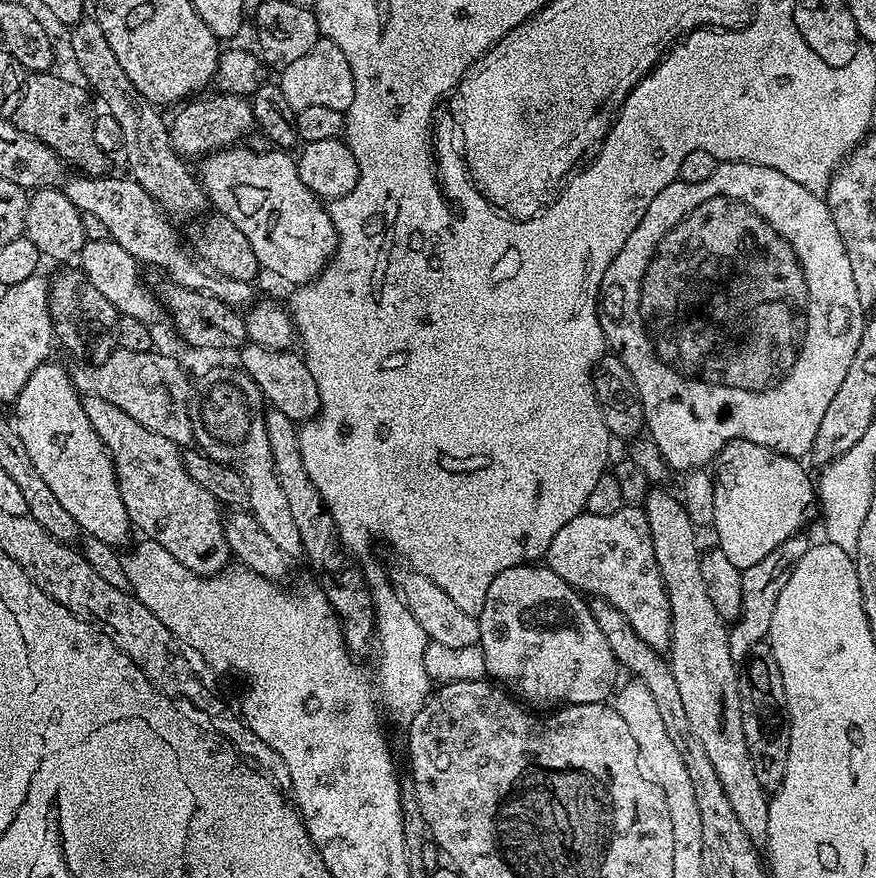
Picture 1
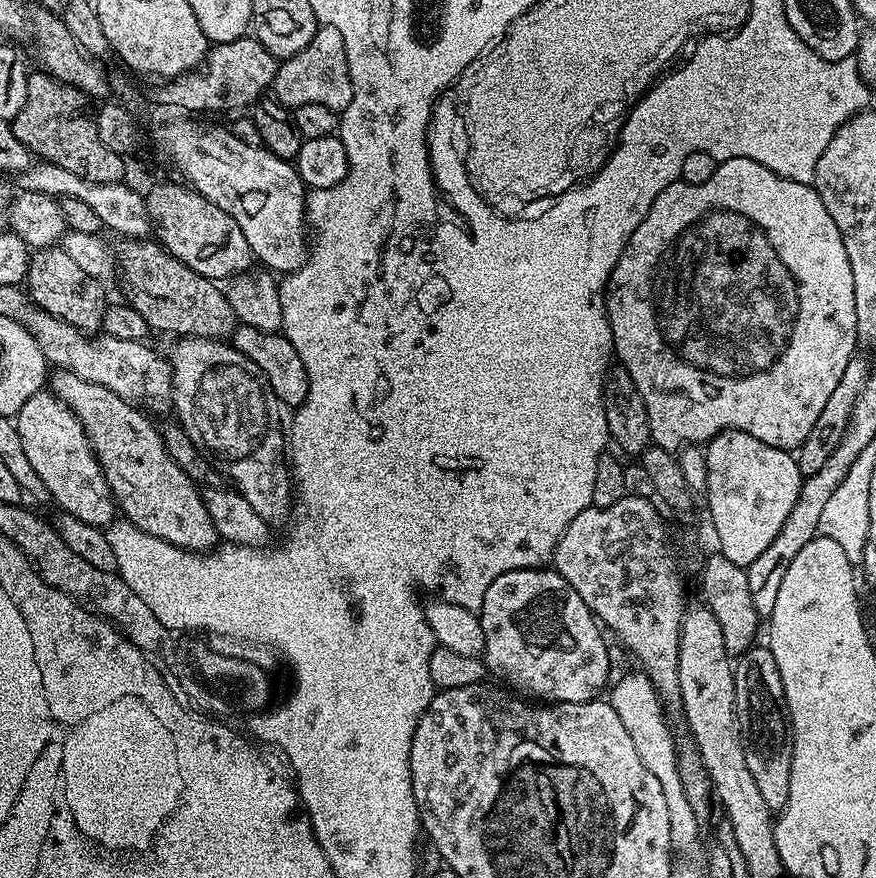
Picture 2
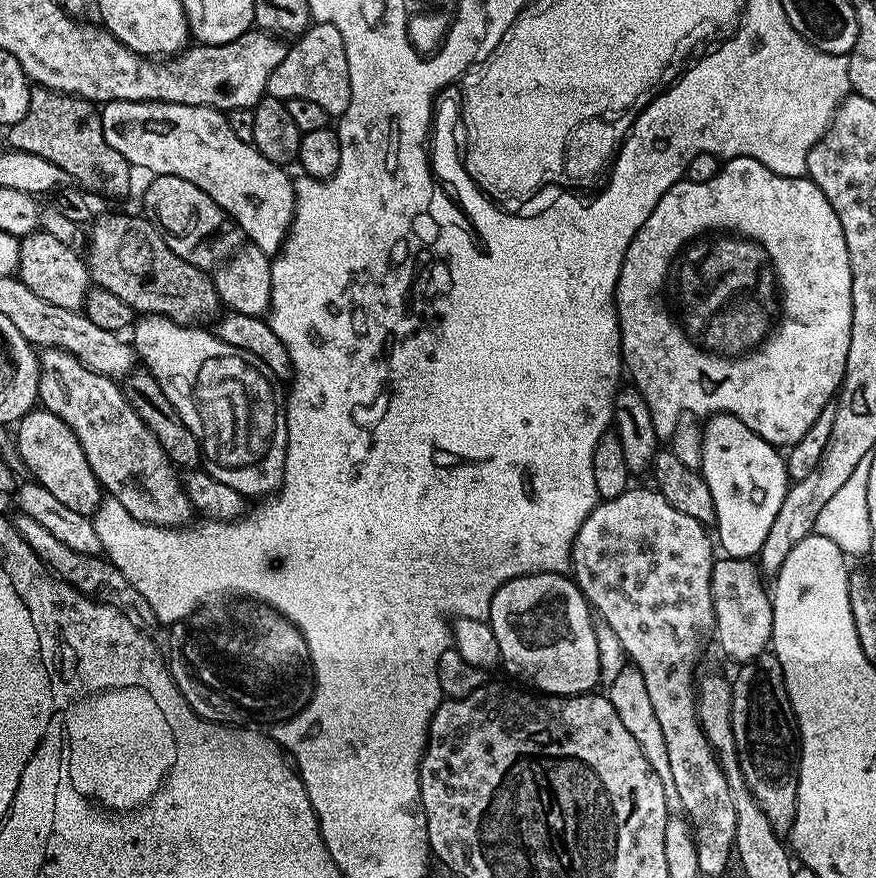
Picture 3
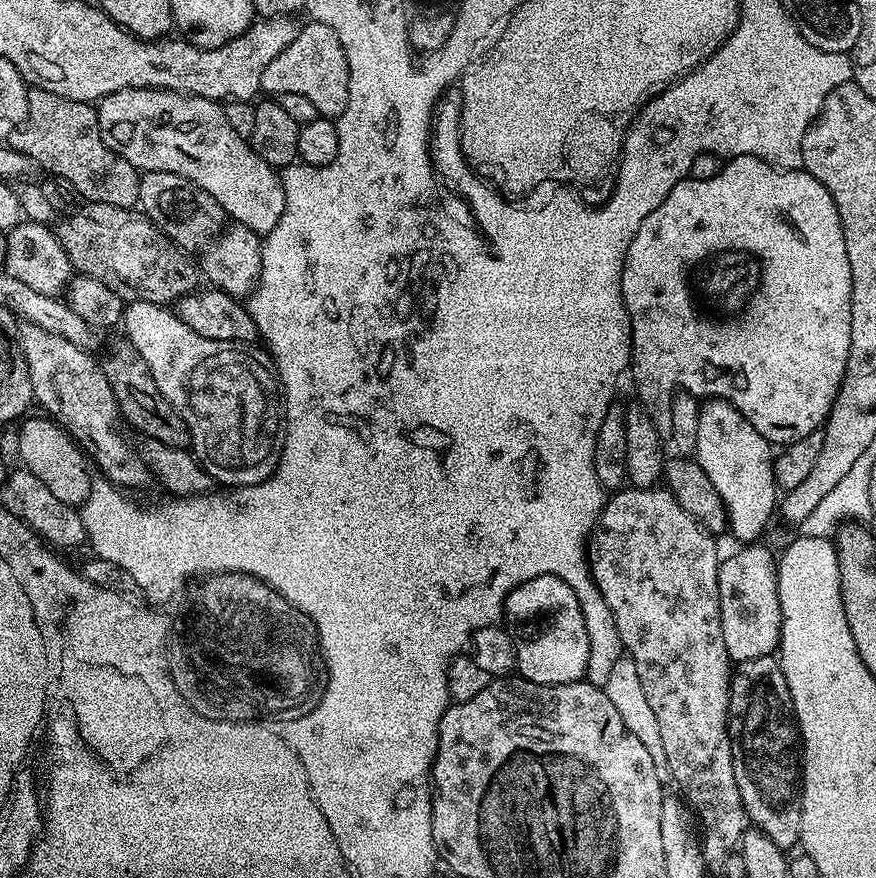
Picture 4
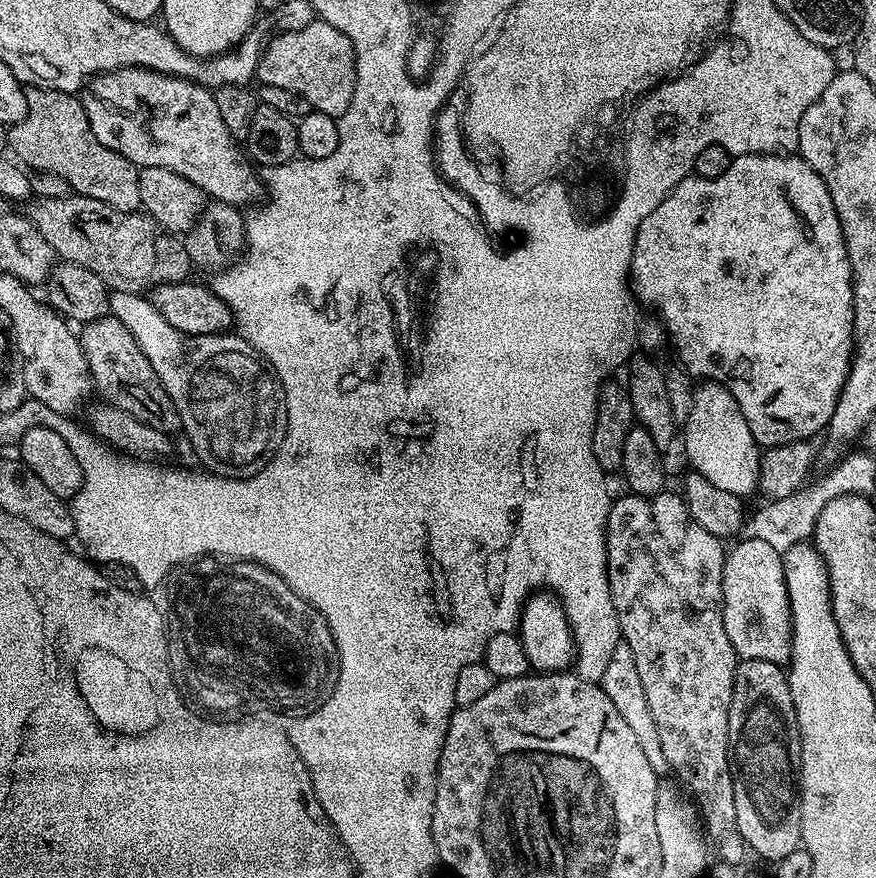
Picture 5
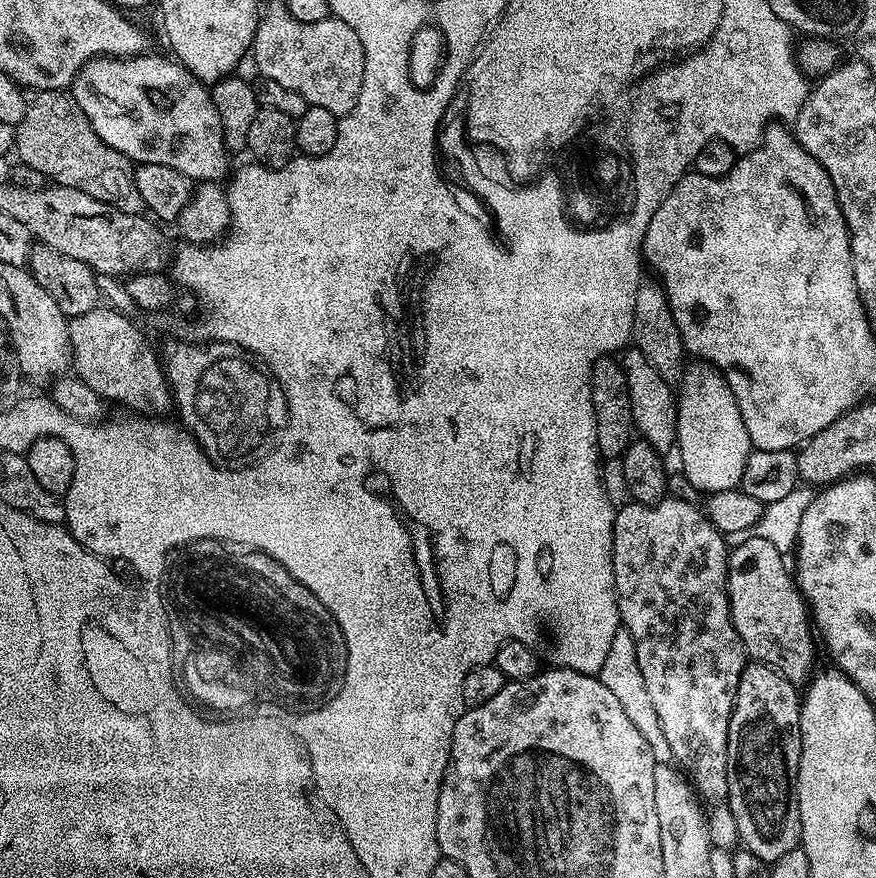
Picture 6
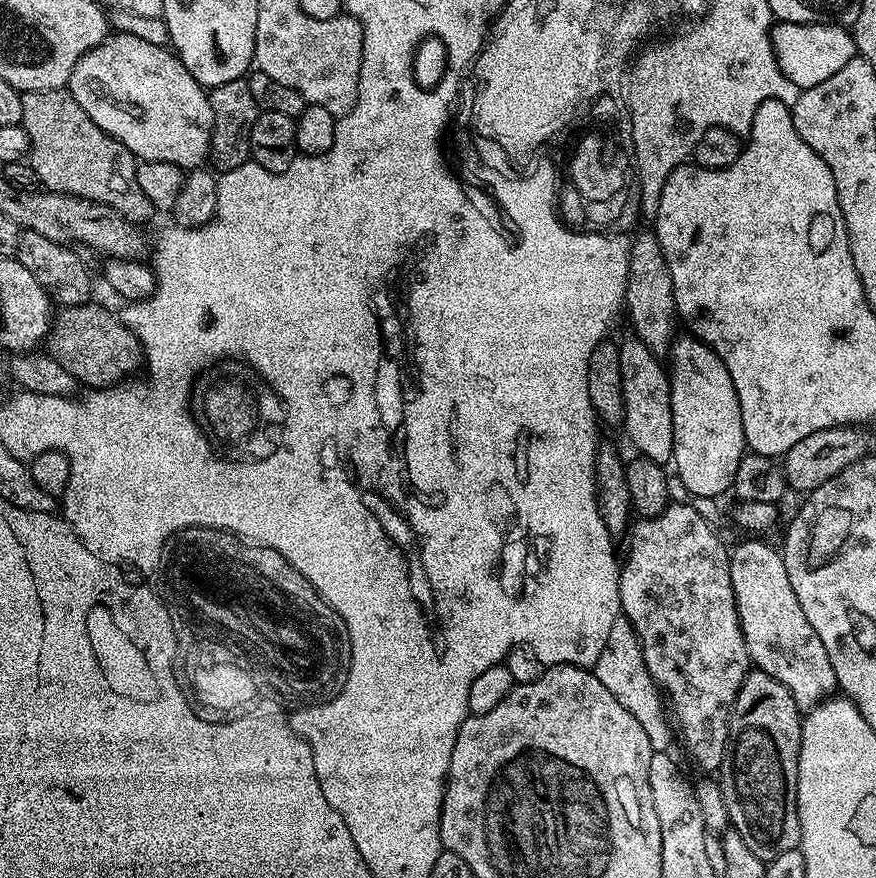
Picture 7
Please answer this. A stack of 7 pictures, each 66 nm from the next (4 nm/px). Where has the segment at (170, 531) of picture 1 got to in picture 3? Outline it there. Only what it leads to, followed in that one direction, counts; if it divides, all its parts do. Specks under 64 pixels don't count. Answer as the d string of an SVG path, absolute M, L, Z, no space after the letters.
M46 348L39 353L40 381L38 382L39 403L50 414L58 414L70 430L82 442L82 450L86 454L86 462L90 462L90 470L94 470L94 478L98 478L101 489L111 499L122 502L134 518L143 524L153 524L159 528L183 528L194 516L194 509L190 498L184 492L184 486L177 469L168 455L164 453L163 446L154 438L154 434L138 418L134 406L126 398L123 387L113 377L103 376L82 366L69 352L61 352L59 348Z

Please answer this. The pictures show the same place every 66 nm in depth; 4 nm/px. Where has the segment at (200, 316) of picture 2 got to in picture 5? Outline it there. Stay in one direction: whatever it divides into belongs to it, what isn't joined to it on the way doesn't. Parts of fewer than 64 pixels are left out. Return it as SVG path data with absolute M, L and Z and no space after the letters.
M75 194L58 198L41 196L28 206L28 219L38 234L50 242L53 253L61 261L86 266L86 270L98 274L112 292L143 293L160 284L187 280L190 276L188 271L193 271L194 265L190 254L186 254L183 239L164 231L147 214L114 210L94 198Z

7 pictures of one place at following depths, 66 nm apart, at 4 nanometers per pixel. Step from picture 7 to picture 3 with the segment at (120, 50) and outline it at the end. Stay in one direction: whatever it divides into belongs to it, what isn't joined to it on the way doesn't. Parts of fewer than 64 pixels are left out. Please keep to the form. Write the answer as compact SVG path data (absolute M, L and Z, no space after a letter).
M111 100L100 108L100 121L102 134L106 134L106 142L110 142L110 146L114 146L114 150L118 150L118 154L122 154L122 158L126 158L133 169L145 168L152 176L177 176L186 178L186 182L194 182L198 190L210 194L210 198L214 198L214 202L222 206L222 210L251 244L258 246L258 250L269 254L280 251L296 209L293 177L288 177L281 165L263 157L253 143L238 138L221 109L182 106L157 100Z

